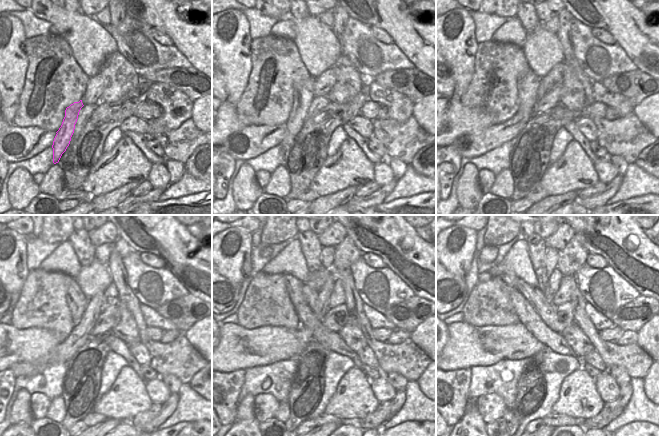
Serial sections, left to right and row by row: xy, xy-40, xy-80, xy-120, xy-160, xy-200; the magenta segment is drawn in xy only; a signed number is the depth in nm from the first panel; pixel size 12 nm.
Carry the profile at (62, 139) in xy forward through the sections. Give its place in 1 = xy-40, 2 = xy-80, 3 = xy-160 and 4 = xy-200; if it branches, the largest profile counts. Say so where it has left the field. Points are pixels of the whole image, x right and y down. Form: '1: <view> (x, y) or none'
1: xy-40 (303, 96)
2: xy-80 (527, 85)
3: xy-160 (294, 286)
4: xy-200 (508, 277)

